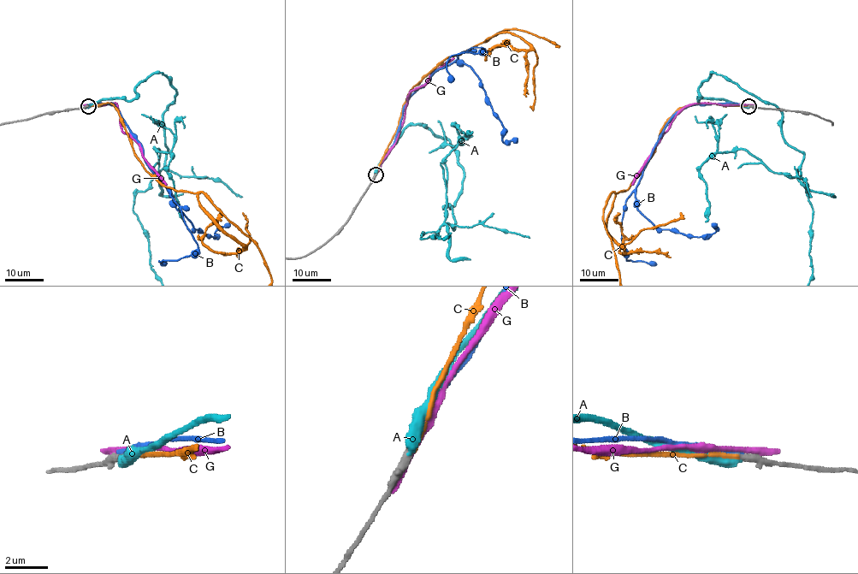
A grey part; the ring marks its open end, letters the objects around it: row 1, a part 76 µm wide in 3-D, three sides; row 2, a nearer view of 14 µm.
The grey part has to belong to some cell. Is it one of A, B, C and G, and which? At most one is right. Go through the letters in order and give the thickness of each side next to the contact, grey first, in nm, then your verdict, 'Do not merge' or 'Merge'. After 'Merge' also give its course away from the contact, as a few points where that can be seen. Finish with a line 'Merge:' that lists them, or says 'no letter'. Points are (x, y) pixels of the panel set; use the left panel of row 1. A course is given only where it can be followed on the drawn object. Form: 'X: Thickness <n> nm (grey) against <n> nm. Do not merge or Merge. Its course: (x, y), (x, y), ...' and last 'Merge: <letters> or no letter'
A: Thickness 380 nm (grey) against 500 nm. Do not merge
B: Thickness 400 nm (grey) against 220 nm. Do not merge
C: Thickness 360 nm (grey) against 180 nm. Merge. Its course: (88, 105), (112, 103), (143, 168), (196, 192), (239, 252), (202, 240), (223, 213)
G: Thickness 480 nm (grey) against 260 nm. Do not merge
Merge: C

